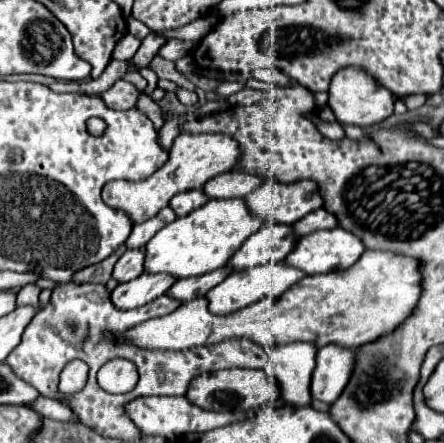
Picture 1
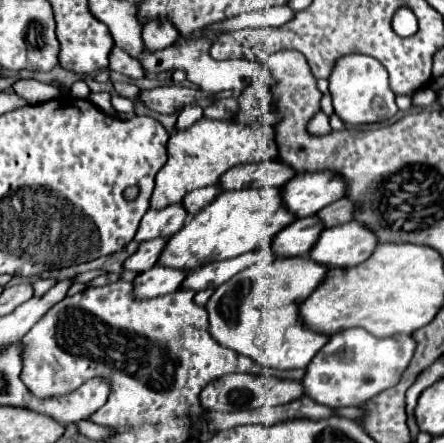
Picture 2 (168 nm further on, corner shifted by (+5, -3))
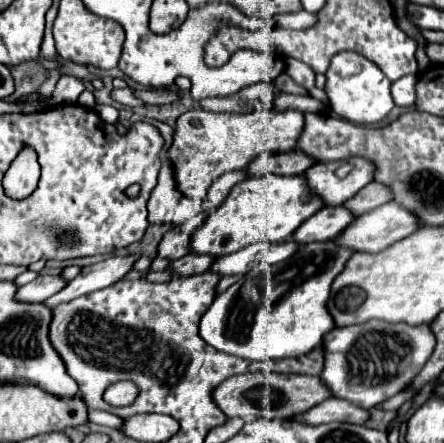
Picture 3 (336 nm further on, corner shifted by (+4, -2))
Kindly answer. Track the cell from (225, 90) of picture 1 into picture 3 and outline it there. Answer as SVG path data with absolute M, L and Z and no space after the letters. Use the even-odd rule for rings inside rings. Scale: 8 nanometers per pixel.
M130 88L112 90L110 96L112 96L112 100L116 100L118 104L124 104L124 106L142 106L142 102L134 98L134 90L130 90Z

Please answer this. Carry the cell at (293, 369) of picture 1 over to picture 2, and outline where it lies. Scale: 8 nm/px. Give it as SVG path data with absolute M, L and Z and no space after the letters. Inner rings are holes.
M287 257L275 261L259 261L237 273L229 283L215 289L205 309L209 313L209 331L225 347L235 349L263 367L281 371L305 369L315 353L329 341L301 325L299 303L323 281L327 267L309 257Z

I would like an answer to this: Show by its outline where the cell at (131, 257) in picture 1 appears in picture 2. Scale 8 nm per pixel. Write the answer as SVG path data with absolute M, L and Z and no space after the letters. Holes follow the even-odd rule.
M151 239L151 241L143 241L139 245L139 249L125 261L125 269L127 271L135 271L135 273L143 273L143 271L149 271L155 263L157 263L157 257L163 249L167 239Z

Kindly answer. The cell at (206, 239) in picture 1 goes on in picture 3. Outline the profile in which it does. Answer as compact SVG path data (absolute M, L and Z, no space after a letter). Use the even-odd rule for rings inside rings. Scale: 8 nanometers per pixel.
M250 176L230 192L226 202L216 212L208 216L208 220L198 228L194 242L190 242L190 248L196 254L226 256L262 240L284 242L290 240L298 226L322 206L324 202L308 188L304 176Z

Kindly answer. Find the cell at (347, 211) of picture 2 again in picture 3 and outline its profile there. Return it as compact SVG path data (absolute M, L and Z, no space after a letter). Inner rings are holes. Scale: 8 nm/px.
M372 182L370 186L364 186L354 198L350 198L350 202L346 202L346 208L350 208L356 216L360 216L390 202L392 198L394 198L394 192L386 184Z

